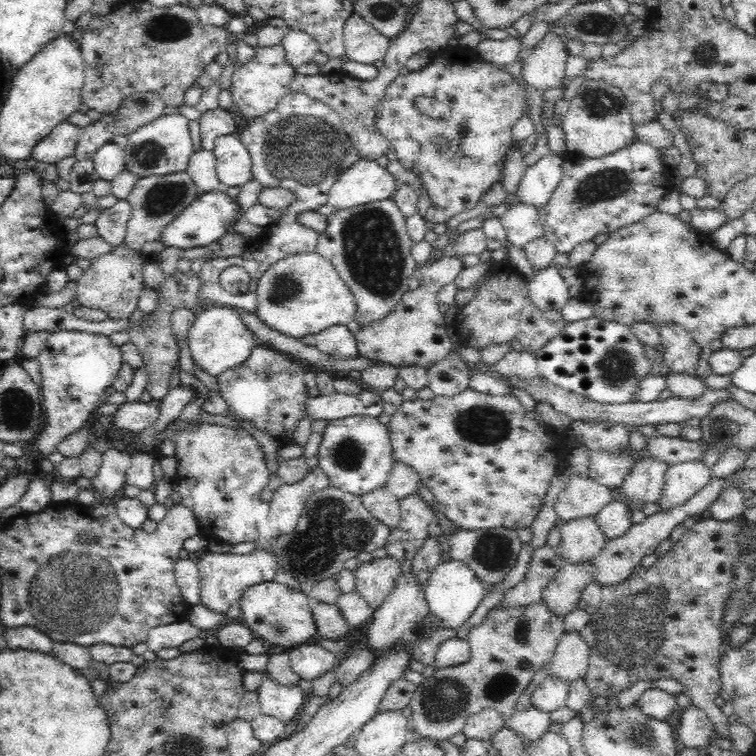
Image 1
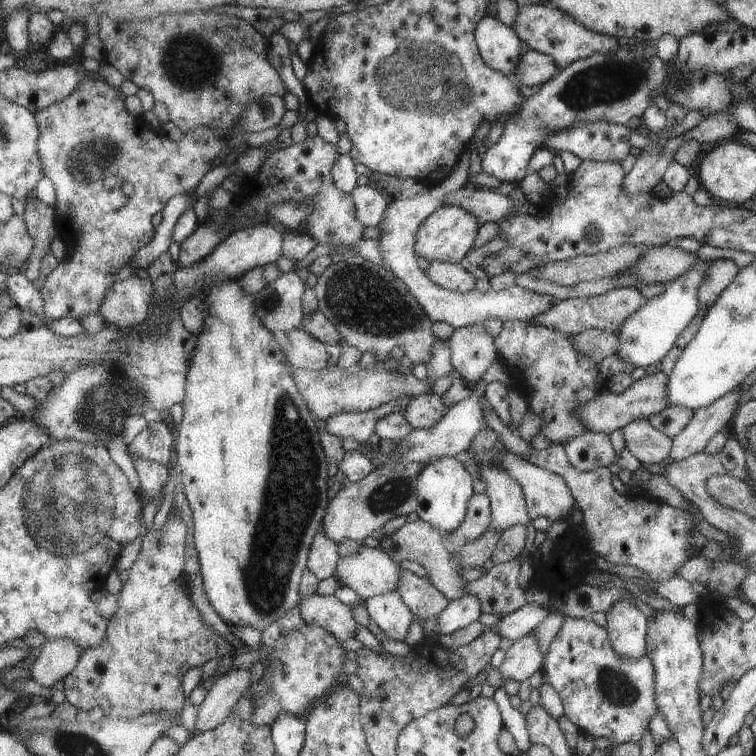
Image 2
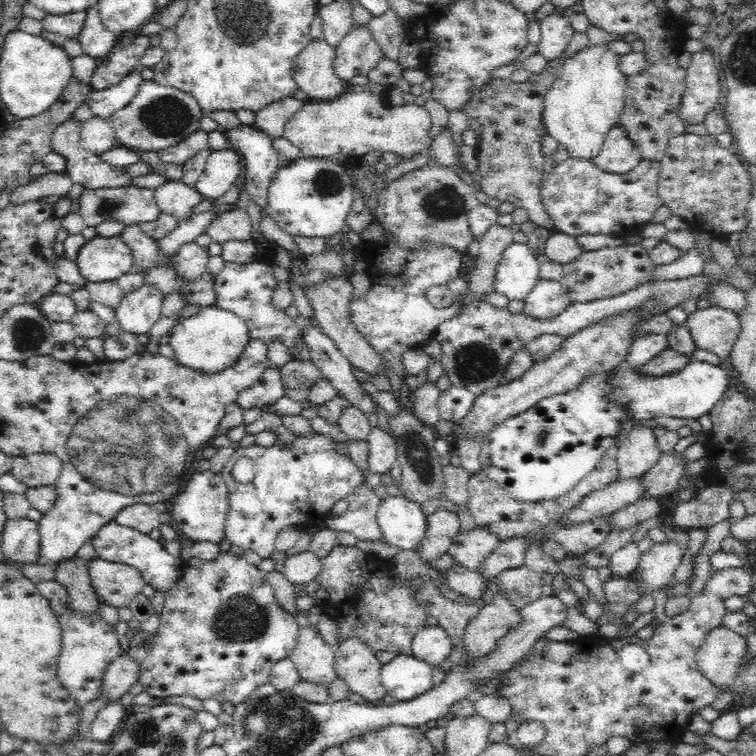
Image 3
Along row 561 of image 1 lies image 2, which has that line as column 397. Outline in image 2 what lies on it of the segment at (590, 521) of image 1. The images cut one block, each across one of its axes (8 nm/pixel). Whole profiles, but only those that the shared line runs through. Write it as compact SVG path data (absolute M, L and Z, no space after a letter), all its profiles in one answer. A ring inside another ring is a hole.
M361 544L355 554L337 560L333 576L341 587L351 588L363 601L396 591L400 584L399 565L379 547L369 548Z

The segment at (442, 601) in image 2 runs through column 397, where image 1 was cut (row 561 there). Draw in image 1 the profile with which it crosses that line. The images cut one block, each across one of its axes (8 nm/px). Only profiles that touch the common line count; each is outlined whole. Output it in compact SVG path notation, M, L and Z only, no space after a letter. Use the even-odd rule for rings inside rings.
M594 561L582 564L566 562L557 573L556 579L546 586L543 598L556 615L566 615L577 608L582 598L582 590L595 580Z

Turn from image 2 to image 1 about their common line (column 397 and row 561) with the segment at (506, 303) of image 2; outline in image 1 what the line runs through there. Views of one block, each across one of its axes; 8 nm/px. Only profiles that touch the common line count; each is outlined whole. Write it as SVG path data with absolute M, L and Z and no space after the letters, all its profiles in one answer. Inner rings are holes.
M267 546L263 549L254 549L248 554L220 554L203 551L197 566L201 581L203 606L224 614L231 604L238 602L238 598L242 596L242 592L248 586L262 582L273 582L281 569L274 551Z

